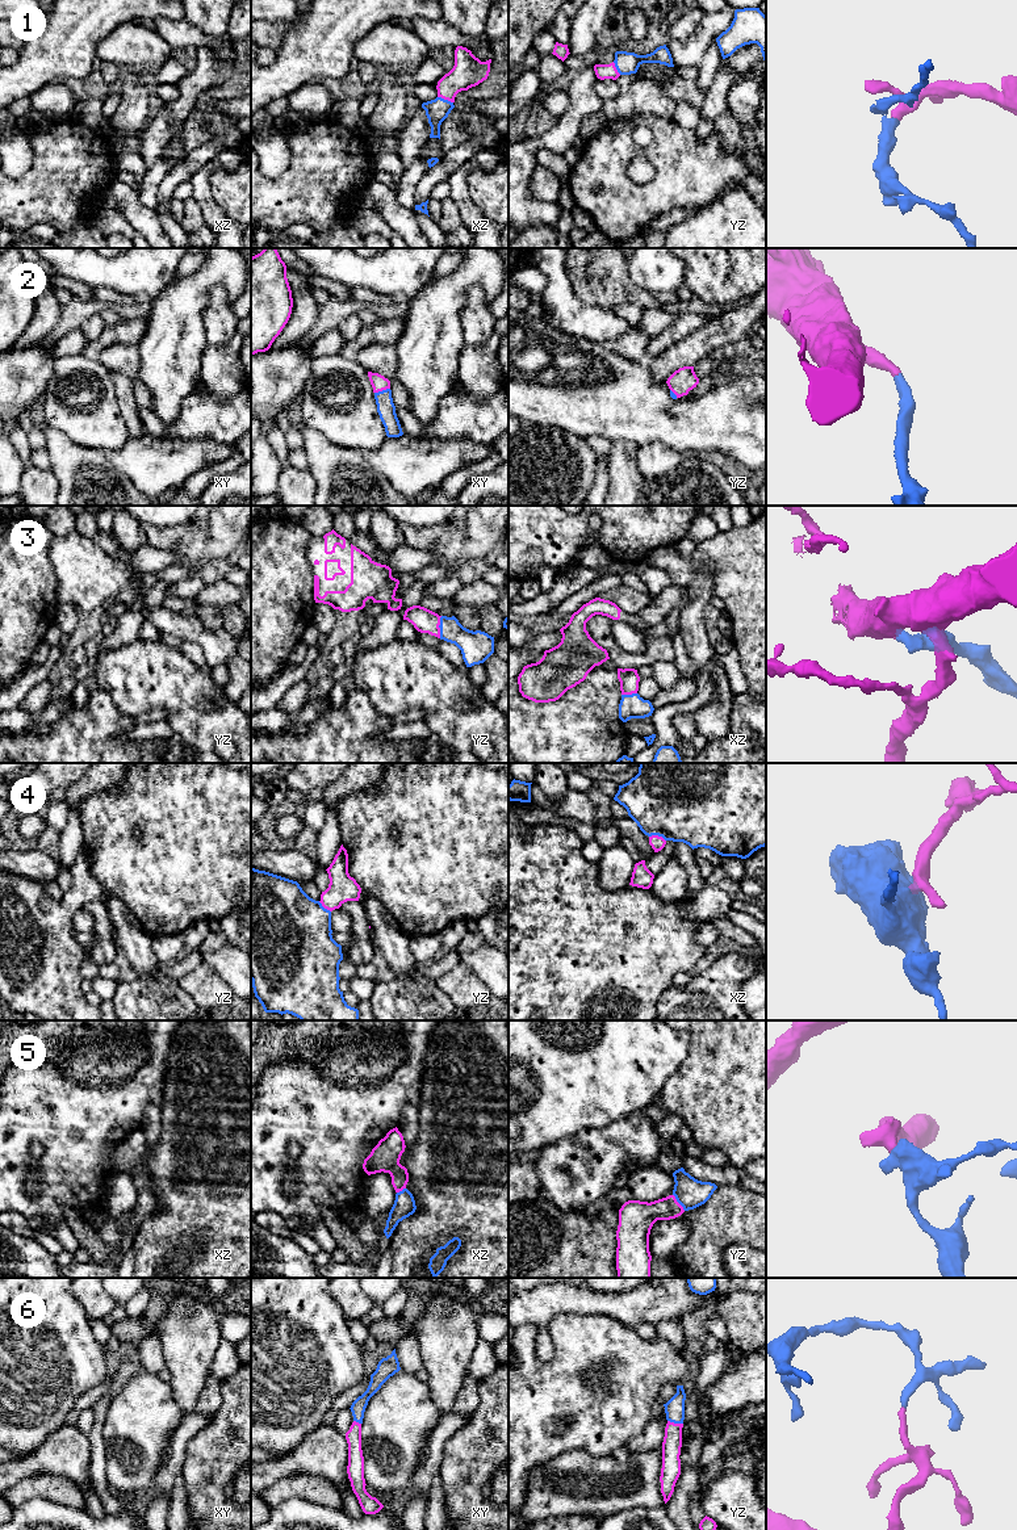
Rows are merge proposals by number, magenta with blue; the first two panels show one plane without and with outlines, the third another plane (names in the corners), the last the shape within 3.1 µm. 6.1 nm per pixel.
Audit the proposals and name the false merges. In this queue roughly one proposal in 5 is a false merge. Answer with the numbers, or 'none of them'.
none of them

